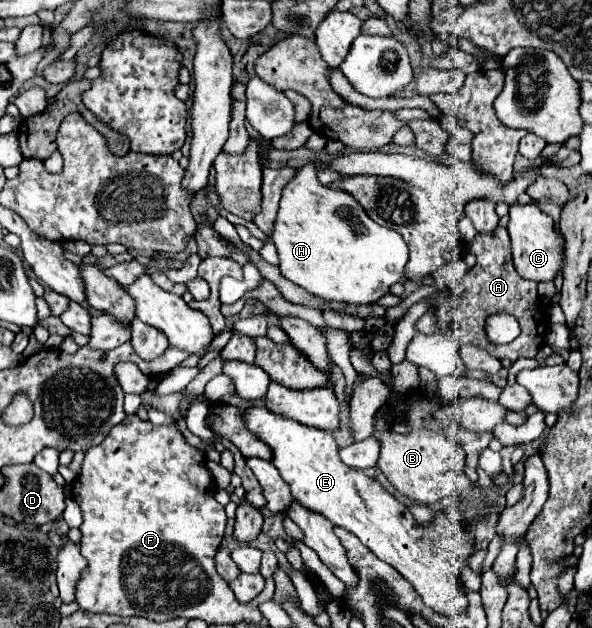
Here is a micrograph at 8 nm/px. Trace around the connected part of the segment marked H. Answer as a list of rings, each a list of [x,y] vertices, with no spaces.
[[[314,161],[300,167],[294,181],[284,187],[270,239],[278,249],[282,277],[322,299],[368,305],[376,303],[382,295],[386,295],[392,283],[406,281],[408,249],[402,235],[374,223],[350,193],[322,185],[316,177]]]

